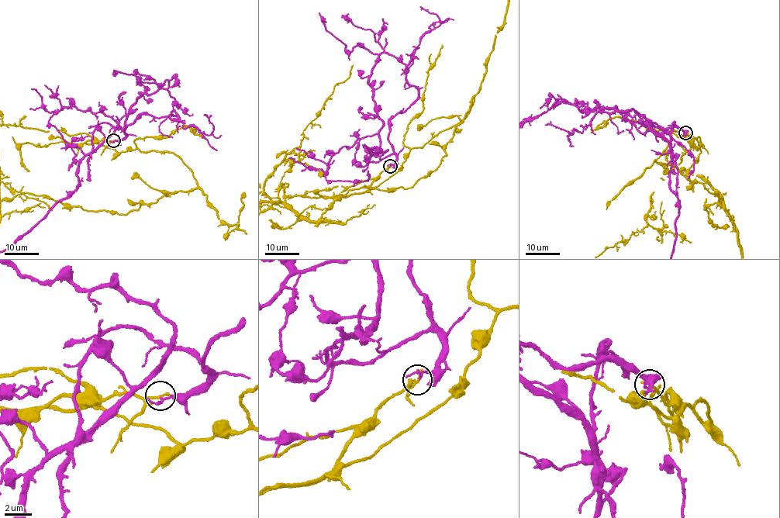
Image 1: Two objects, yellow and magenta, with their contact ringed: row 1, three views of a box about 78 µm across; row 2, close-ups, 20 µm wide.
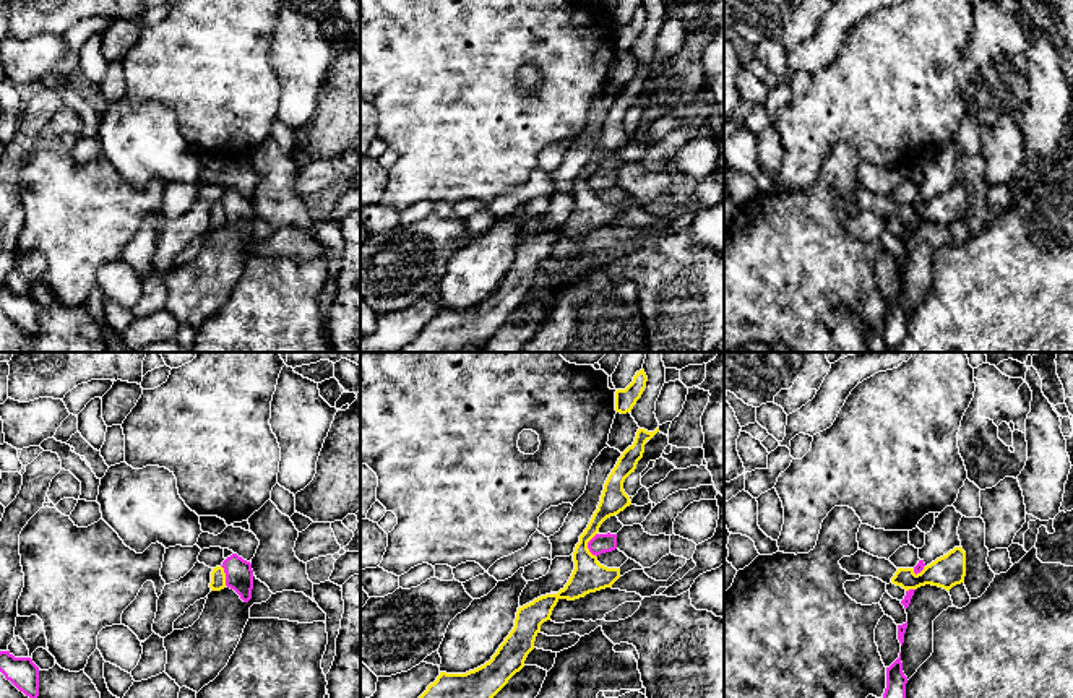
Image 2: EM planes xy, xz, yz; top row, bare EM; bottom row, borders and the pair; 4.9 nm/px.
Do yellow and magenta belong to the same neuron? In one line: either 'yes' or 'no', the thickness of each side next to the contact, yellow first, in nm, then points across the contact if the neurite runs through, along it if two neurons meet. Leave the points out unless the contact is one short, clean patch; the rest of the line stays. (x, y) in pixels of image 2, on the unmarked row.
no; 160 nm thick on the yellow side, 100 nm on the other

